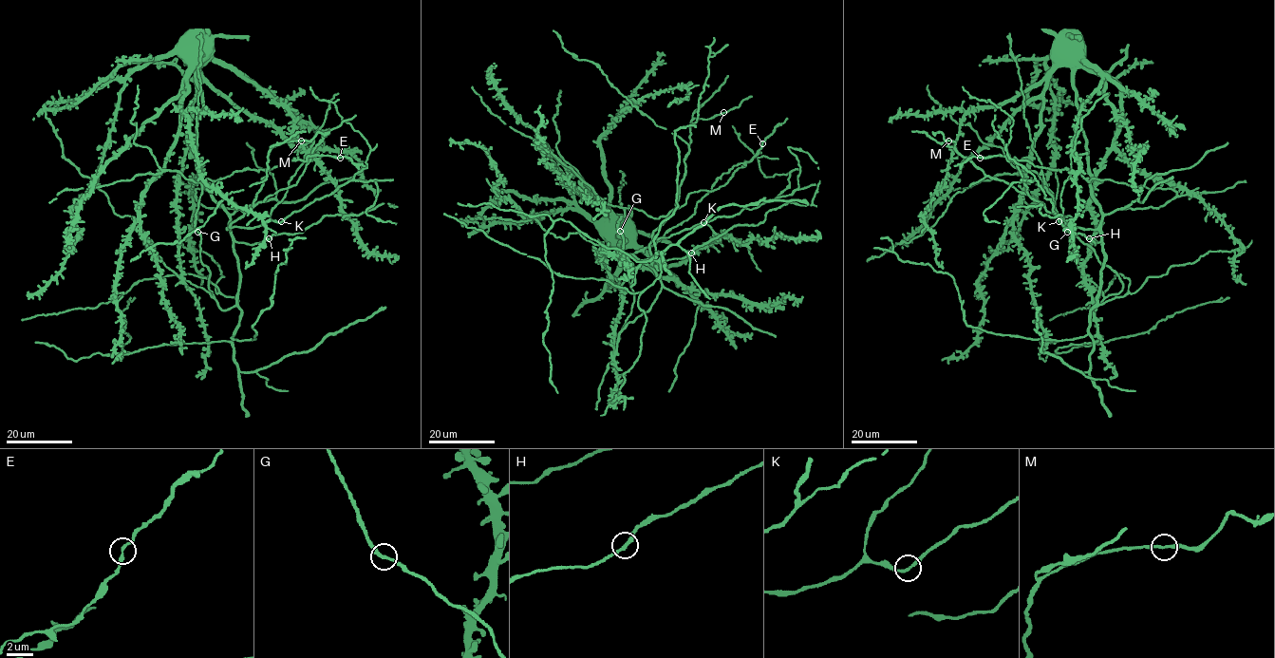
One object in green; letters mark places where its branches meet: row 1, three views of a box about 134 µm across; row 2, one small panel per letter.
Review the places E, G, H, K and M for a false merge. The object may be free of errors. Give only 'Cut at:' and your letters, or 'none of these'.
Cut at: none of these

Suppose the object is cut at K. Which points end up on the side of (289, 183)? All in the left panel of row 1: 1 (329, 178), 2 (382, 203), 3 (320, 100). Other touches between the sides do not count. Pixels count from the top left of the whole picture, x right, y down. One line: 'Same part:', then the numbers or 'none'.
Same part: 1, 2

